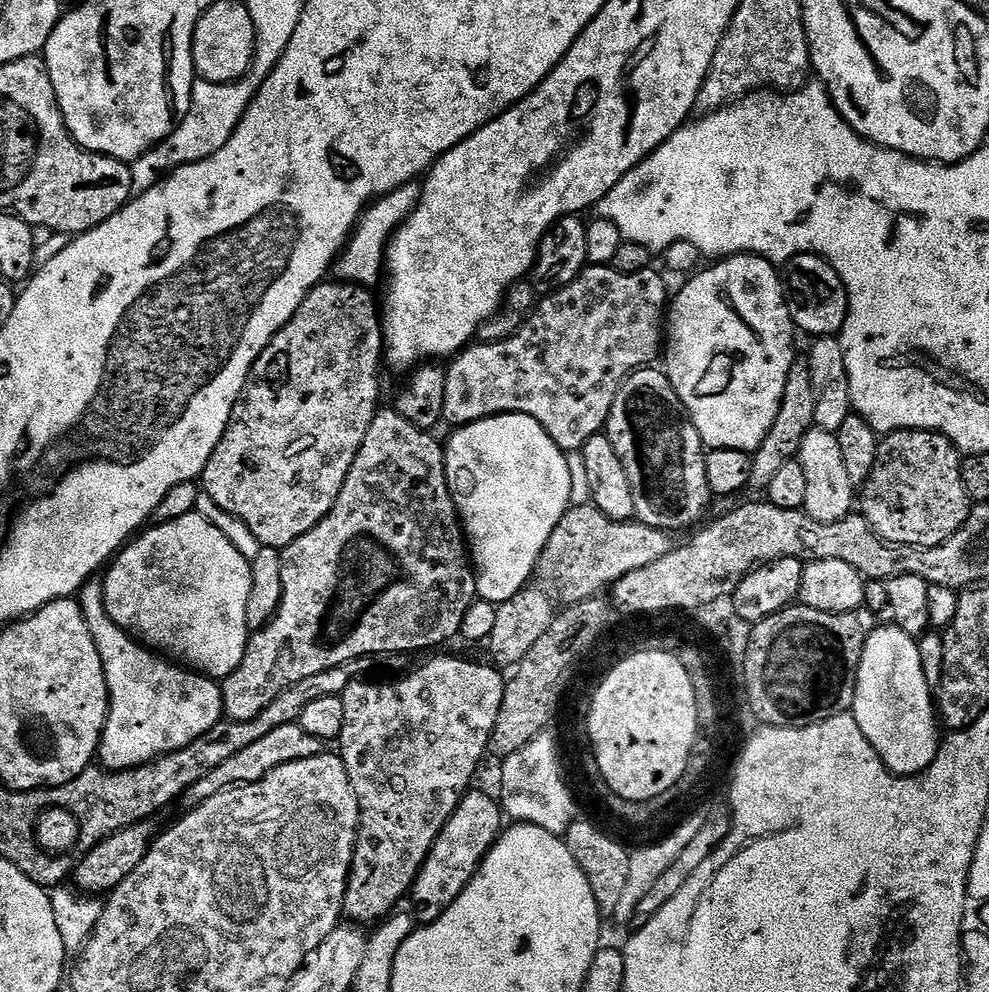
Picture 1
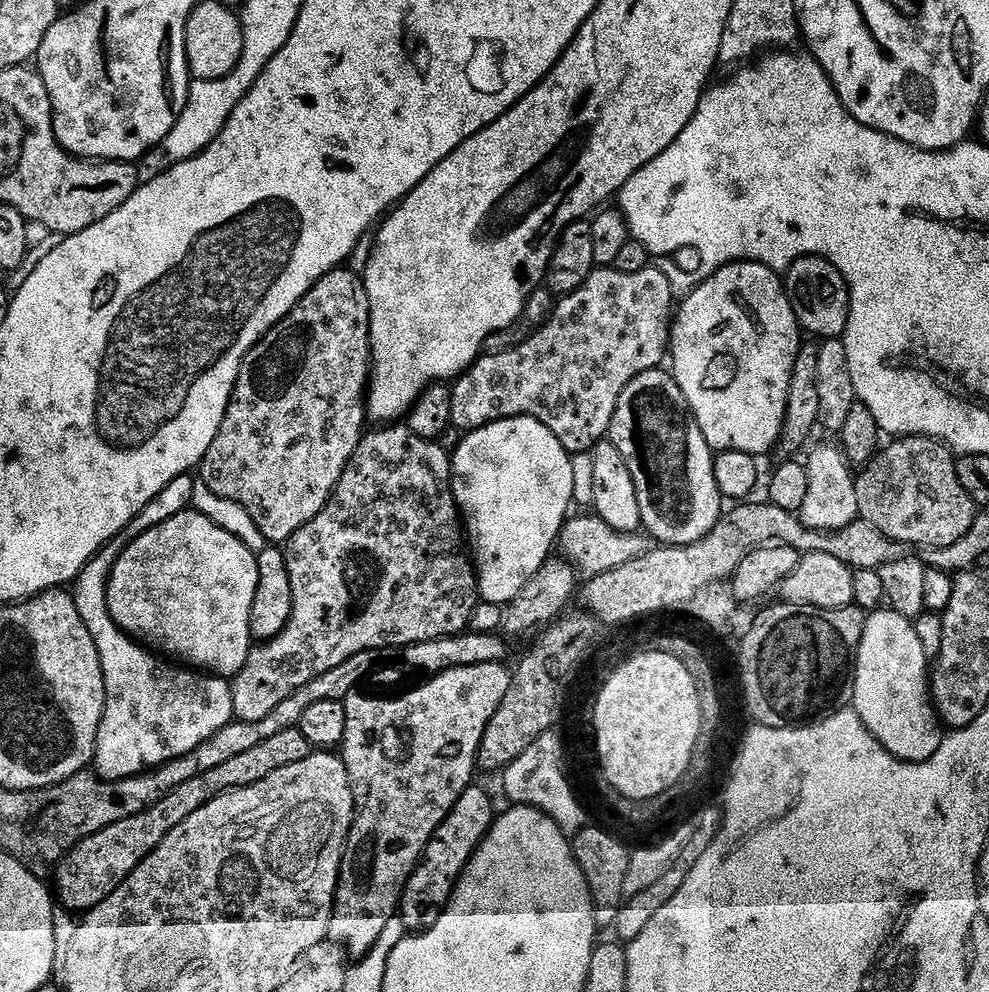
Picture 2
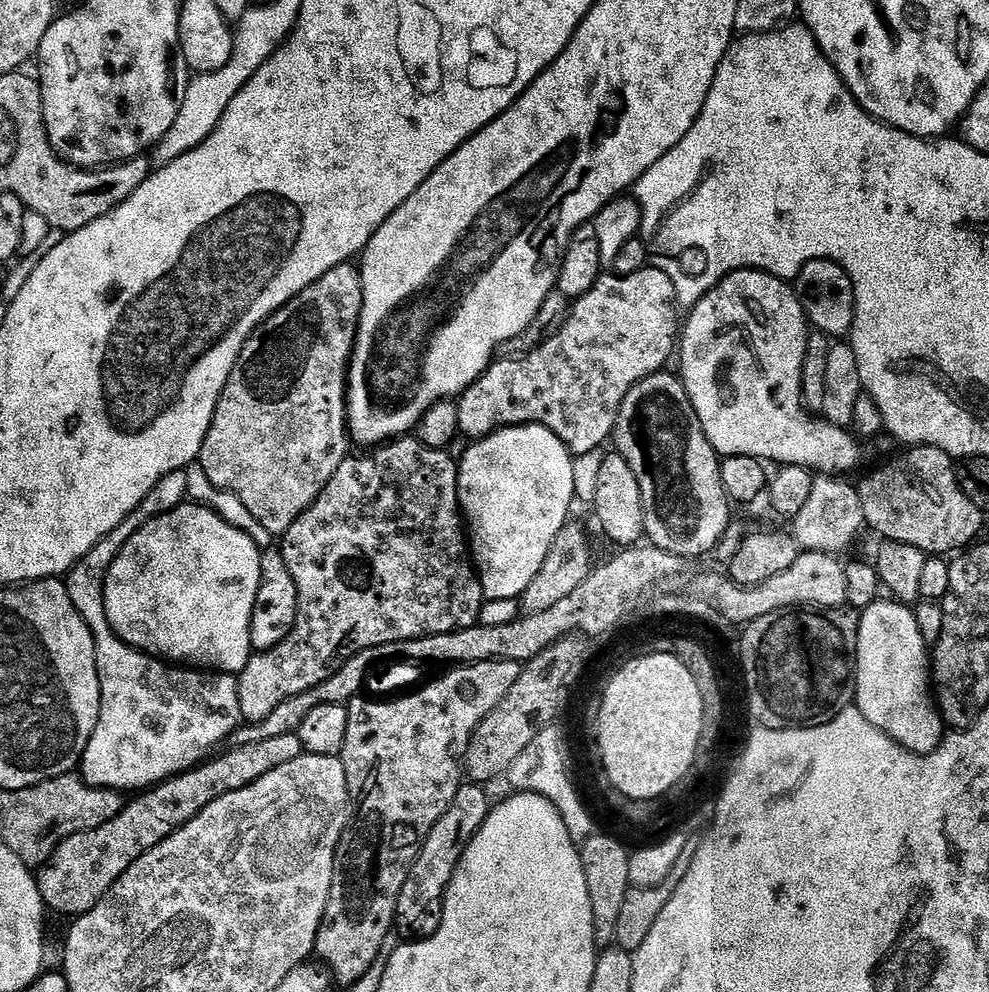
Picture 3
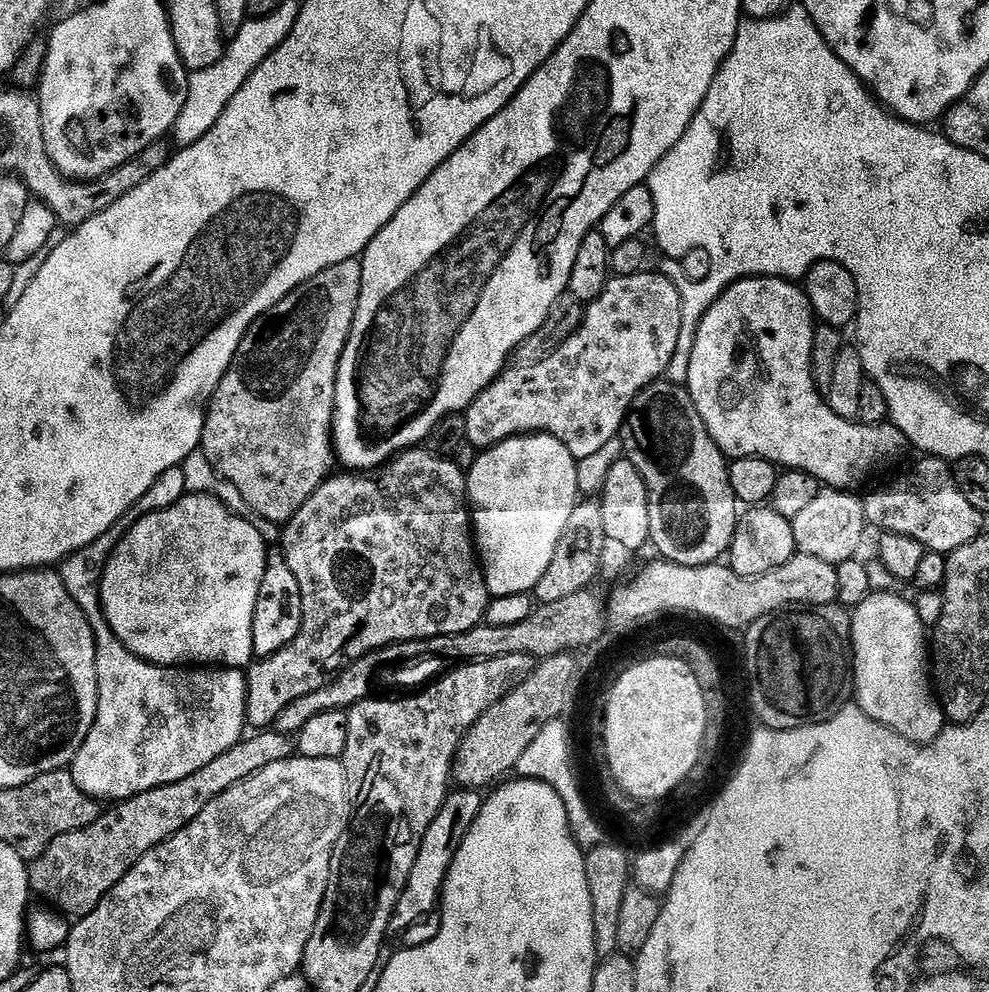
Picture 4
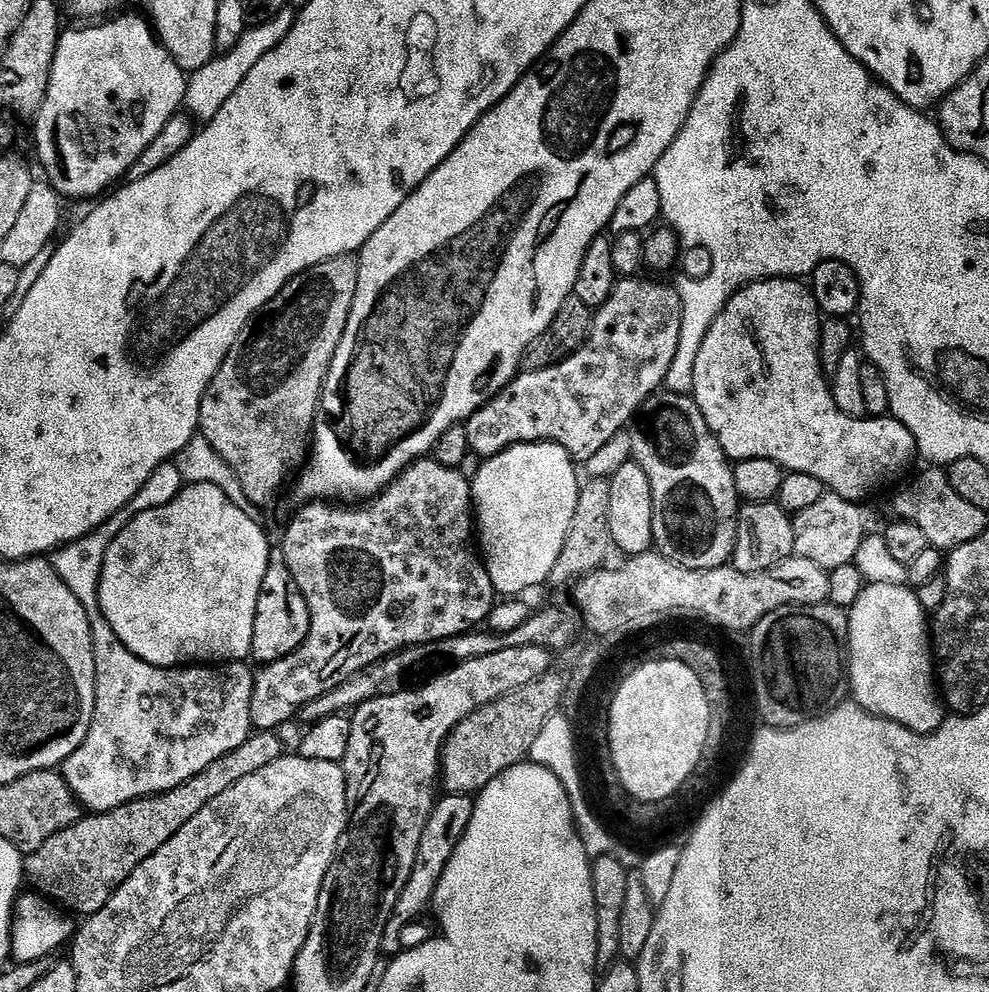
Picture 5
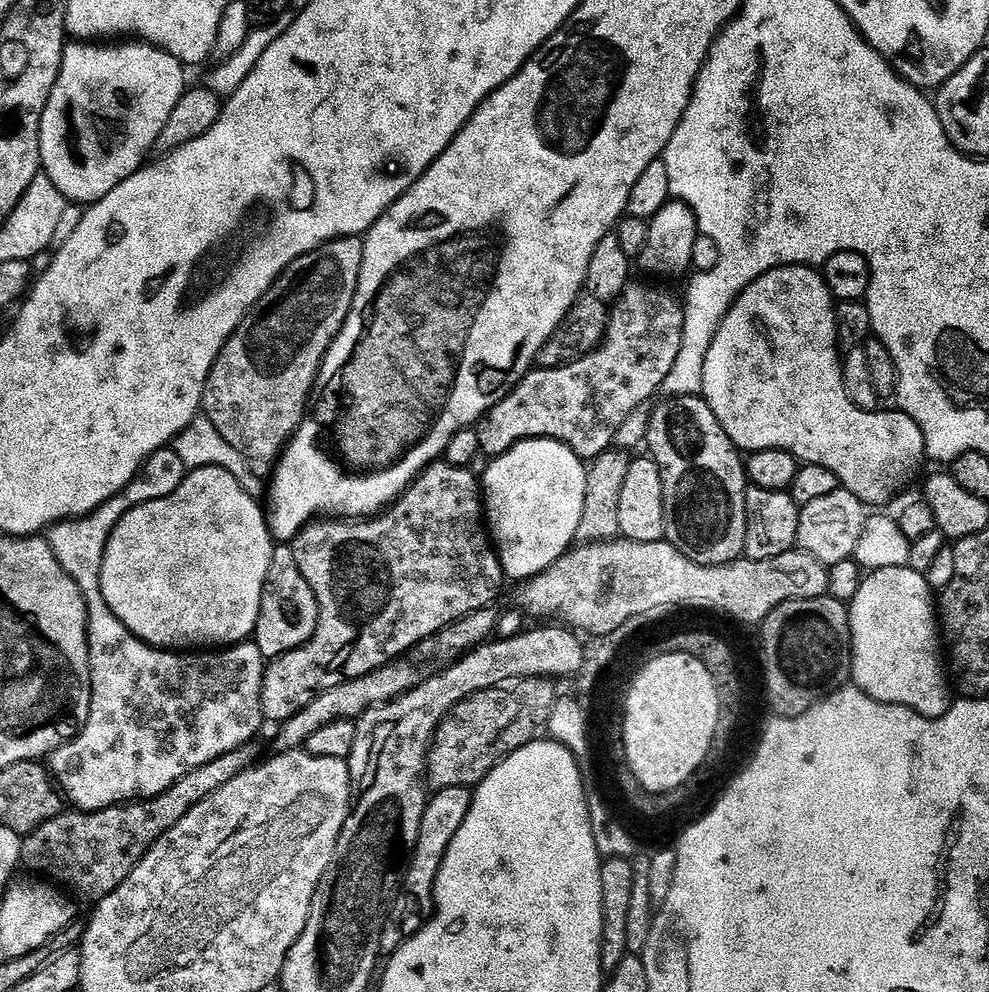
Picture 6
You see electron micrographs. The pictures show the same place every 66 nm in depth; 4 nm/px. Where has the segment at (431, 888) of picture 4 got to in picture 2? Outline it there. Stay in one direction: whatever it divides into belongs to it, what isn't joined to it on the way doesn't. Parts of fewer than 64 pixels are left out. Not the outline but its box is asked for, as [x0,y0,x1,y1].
[398,786,494,934]

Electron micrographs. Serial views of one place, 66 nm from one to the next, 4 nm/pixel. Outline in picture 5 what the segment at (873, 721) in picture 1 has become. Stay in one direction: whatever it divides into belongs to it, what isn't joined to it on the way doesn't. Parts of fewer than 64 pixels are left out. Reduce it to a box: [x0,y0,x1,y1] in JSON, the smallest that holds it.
[847,583,946,732]

